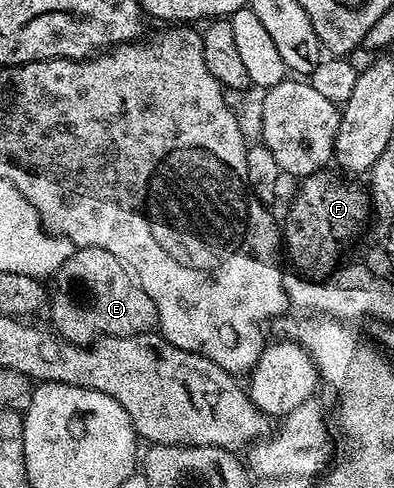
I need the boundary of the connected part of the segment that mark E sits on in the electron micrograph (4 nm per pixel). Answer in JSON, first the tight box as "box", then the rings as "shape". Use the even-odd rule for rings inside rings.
{"box":[48,247,158,344],"shape":[[[75,247],[48,284],[48,313],[53,331],[73,344],[92,344],[106,336],[139,336],[157,325],[158,311],[116,254]]]}

